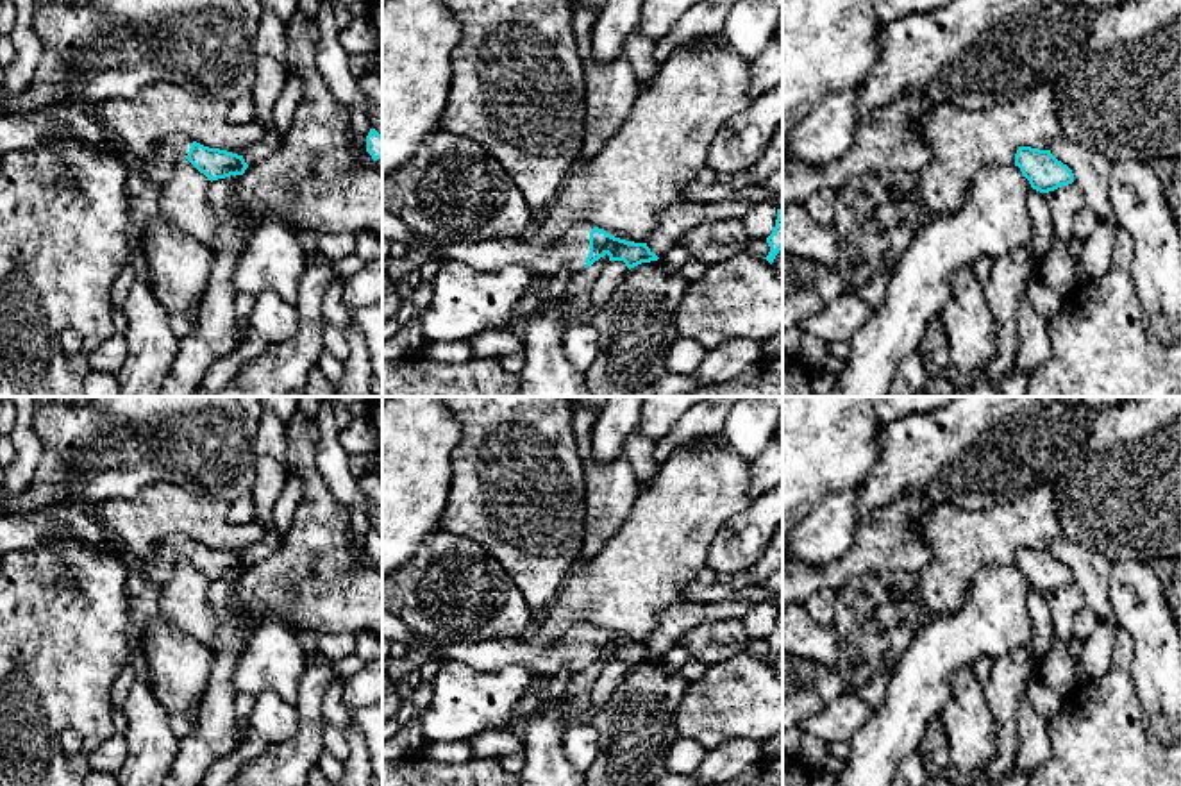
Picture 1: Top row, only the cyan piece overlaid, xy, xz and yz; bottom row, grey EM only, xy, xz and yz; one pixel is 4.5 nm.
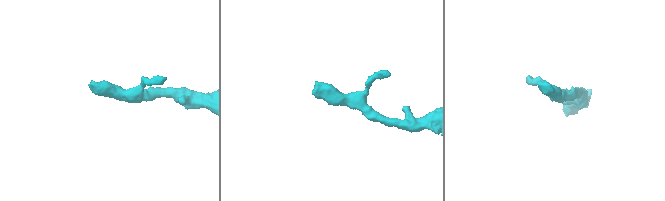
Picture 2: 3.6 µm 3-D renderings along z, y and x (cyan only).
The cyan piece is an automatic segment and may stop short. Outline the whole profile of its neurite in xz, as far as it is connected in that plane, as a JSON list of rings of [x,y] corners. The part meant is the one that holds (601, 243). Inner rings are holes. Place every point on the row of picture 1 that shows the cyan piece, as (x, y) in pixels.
[[[579,222],[557,241],[536,247],[527,236],[516,239],[484,239],[479,243],[443,243],[438,254],[445,261],[461,261],[475,270],[493,272],[509,264],[523,264],[540,275],[554,275],[563,266],[581,272],[595,261],[609,255],[609,261],[624,261],[631,270],[659,257],[647,243],[615,238],[591,223]]]

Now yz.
[[[1020,146],[1015,154],[1015,166],[1040,193],[1054,191],[1074,182],[1072,170],[1058,161],[1051,150]]]

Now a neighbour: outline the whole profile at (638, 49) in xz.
[[[638,29],[625,39],[624,55],[629,59],[640,86],[658,71],[654,50],[656,39],[643,36]]]

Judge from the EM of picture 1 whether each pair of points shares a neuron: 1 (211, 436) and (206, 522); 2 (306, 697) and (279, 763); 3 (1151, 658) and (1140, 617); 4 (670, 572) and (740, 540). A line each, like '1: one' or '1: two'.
1: two
2: one
3: one
4: two

